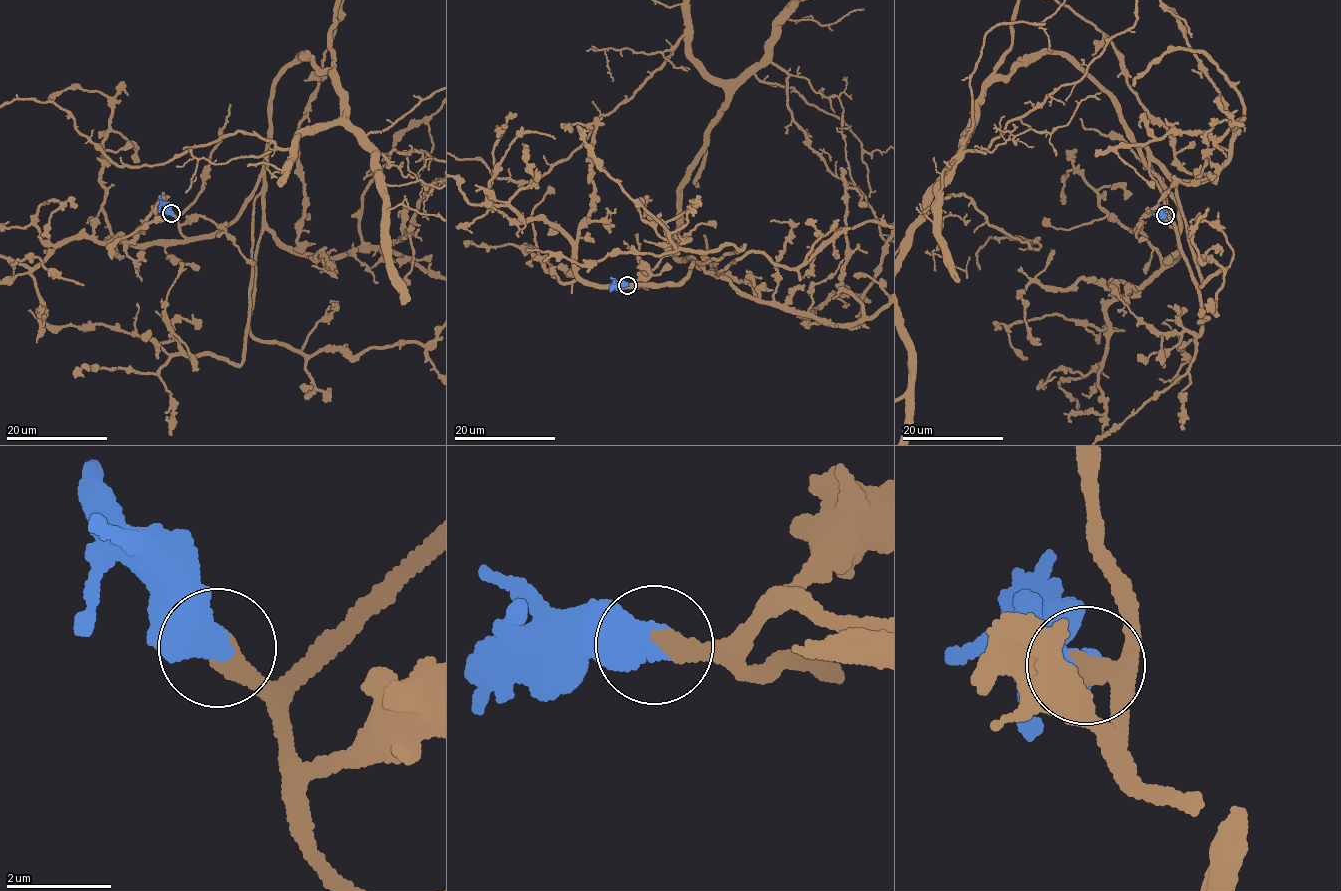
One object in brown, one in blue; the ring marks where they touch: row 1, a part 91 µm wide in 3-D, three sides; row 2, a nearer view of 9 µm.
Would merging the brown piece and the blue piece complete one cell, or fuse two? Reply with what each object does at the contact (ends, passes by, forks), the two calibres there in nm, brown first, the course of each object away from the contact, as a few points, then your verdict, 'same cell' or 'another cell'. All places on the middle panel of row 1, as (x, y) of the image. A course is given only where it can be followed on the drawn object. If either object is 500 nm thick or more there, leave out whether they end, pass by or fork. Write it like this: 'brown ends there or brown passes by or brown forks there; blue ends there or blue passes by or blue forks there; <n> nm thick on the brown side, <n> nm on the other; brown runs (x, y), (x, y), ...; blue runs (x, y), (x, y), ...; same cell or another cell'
420 nm thick on the brown side, 700 nm on the other; brown runs (627, 284), (687, 274), (670, 240), (705, 145), (692, 212), (676, 211), (577, 128); blue runs (626, 284), (614, 282); same cell

